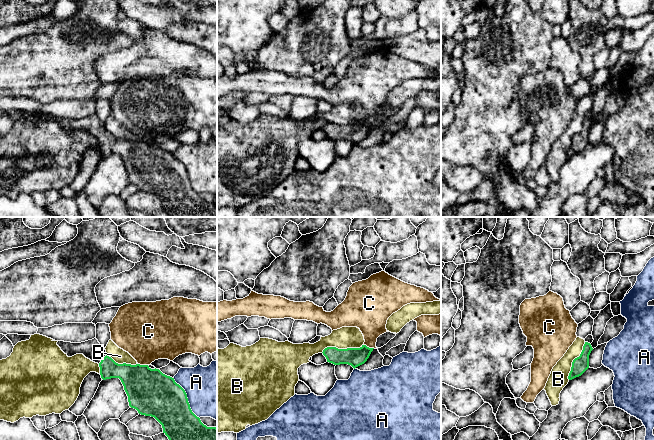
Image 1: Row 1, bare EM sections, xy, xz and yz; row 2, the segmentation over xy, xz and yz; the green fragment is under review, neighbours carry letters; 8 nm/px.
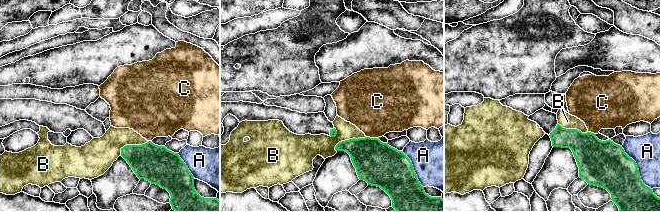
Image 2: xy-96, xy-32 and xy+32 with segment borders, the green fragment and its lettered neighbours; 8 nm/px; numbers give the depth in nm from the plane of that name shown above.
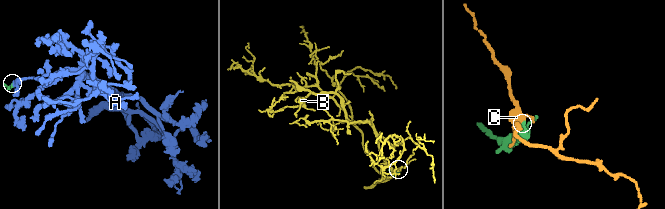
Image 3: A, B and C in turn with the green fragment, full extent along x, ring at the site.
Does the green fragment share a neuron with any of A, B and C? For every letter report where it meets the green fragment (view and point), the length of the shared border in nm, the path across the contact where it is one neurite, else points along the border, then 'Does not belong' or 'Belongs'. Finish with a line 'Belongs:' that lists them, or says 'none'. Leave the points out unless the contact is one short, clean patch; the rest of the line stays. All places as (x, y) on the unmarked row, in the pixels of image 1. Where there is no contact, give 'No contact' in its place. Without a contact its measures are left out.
A: Touches green at xy (187, 174). Shared border 380 nm. Does not belong
B: Touches green at xz (342, 125). Shared border 360 nm. Does not belong
C: Touches green at xz (368, 123). Shared border 90 nm. Boundary: xz (364, 120), (374, 124). Does not belong
Belongs: none

